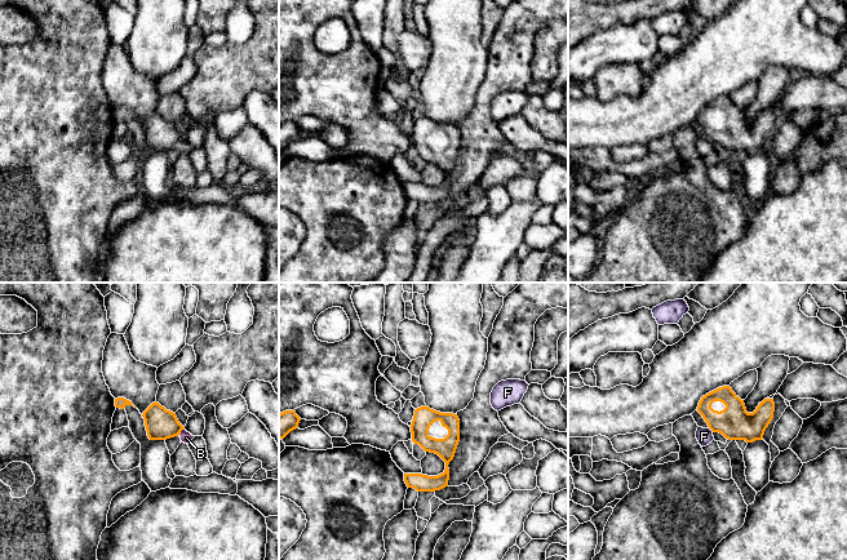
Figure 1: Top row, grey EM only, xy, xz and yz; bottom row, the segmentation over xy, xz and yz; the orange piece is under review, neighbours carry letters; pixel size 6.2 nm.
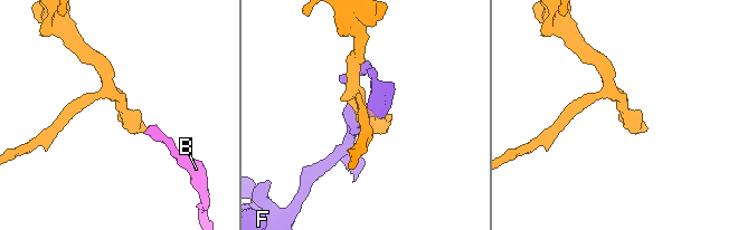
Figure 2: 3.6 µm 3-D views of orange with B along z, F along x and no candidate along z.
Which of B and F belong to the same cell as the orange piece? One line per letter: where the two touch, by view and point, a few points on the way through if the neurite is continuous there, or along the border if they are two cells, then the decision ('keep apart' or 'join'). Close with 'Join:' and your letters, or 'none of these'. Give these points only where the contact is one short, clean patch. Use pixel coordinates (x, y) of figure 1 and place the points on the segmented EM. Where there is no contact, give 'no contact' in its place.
B: xy (181, 430) | across xy (160, 423), (181, 430), (186, 438) | join
F: yz (712, 430) | keep apart
Join: B

